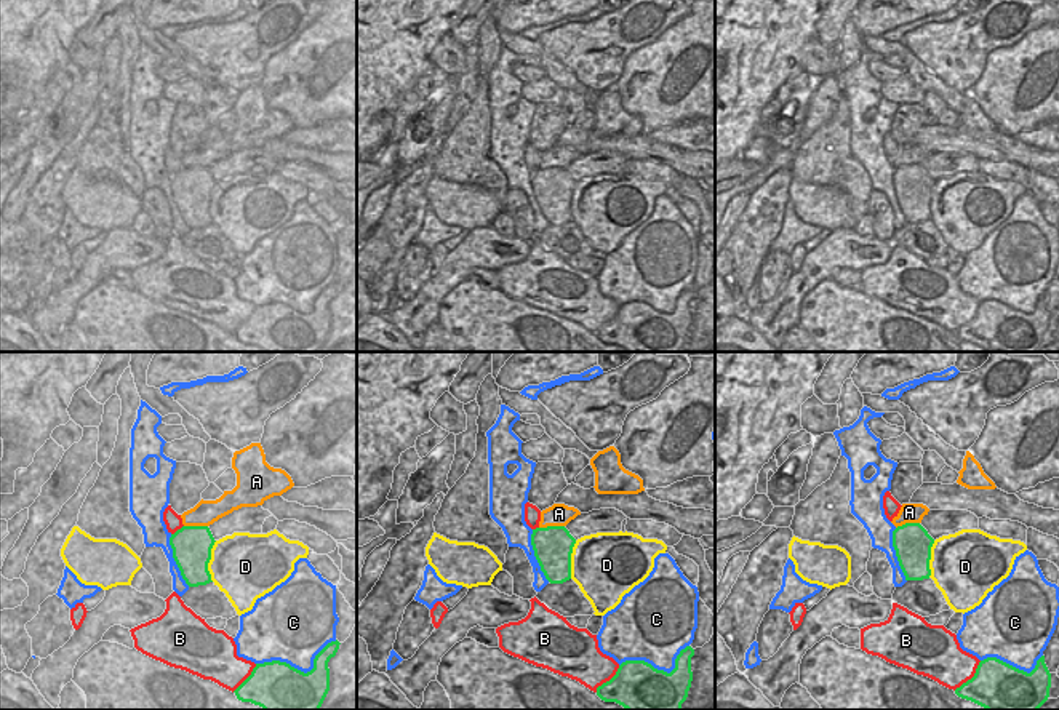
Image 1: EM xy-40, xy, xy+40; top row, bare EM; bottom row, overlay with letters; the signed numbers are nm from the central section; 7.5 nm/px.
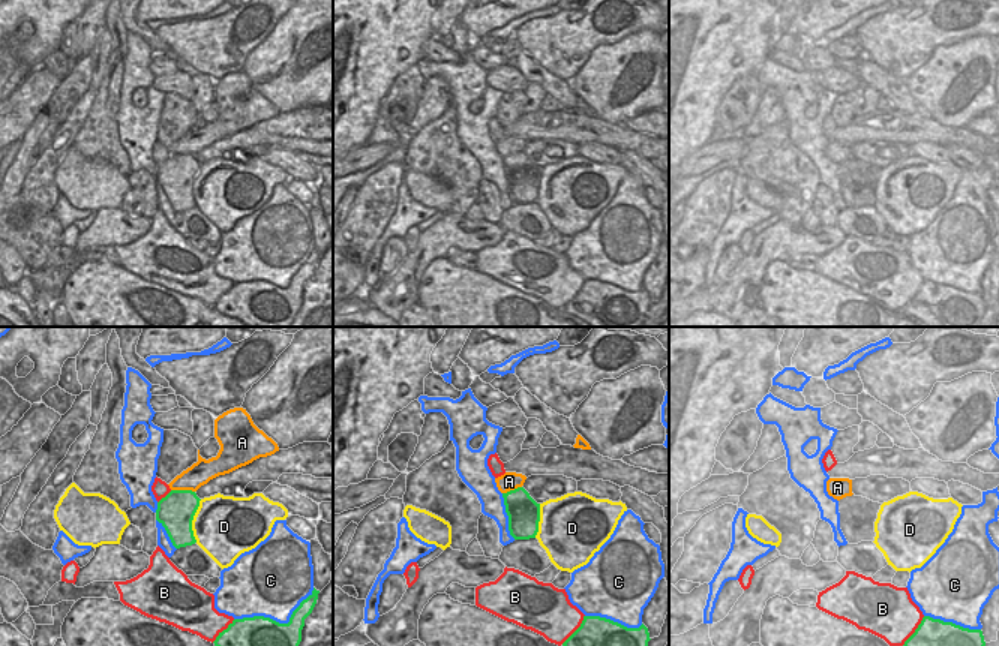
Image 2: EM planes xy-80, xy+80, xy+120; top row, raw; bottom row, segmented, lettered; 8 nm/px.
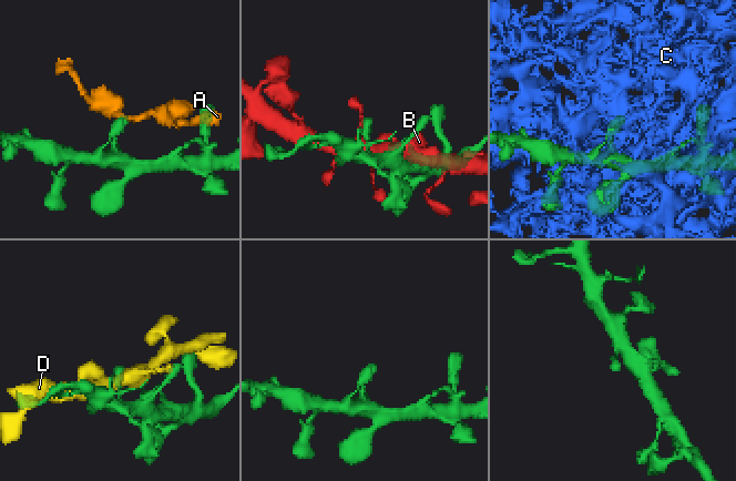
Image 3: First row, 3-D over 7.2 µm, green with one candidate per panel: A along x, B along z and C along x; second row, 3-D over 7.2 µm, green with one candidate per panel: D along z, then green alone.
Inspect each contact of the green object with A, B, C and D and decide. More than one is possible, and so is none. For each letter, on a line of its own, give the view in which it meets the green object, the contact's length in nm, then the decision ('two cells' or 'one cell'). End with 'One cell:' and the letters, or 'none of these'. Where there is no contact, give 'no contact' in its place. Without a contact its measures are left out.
A: meets green in xy; contact 190 nm long; two cells
B: meets green in xy+40; contact 300 nm long; two cells
C: meets green in xy-40; contact 650 nm long; two cells
D: meets green in xy-40; contact 320 nm long; two cells
One cell: none of these

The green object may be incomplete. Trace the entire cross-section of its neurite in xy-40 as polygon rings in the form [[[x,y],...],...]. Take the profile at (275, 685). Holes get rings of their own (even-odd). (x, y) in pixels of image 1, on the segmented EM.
[[[339,641],[328,643],[314,659],[307,673],[286,662],[256,664],[251,675],[234,691],[242,702],[264,710],[320,710],[330,691],[328,662],[336,656]]]

